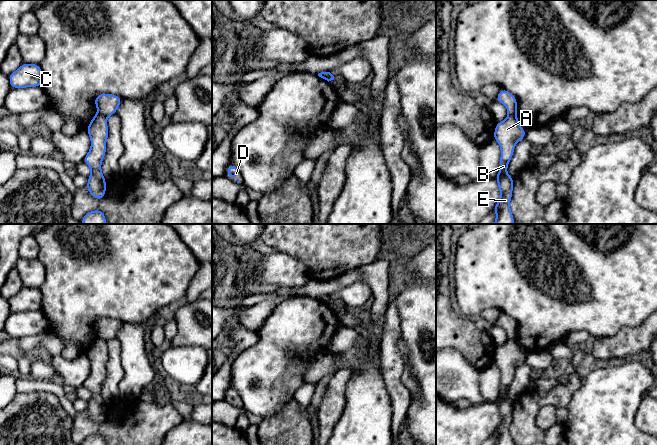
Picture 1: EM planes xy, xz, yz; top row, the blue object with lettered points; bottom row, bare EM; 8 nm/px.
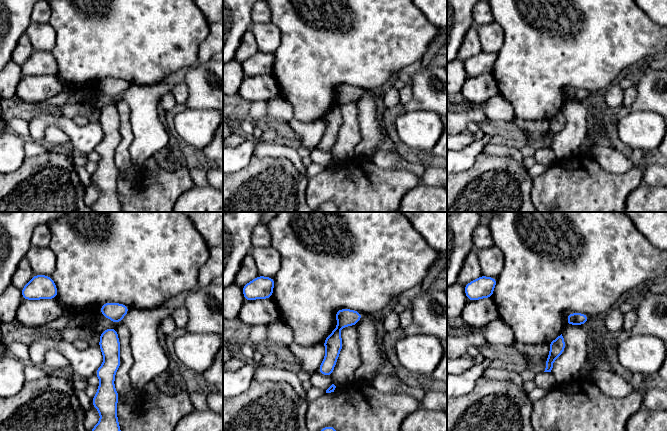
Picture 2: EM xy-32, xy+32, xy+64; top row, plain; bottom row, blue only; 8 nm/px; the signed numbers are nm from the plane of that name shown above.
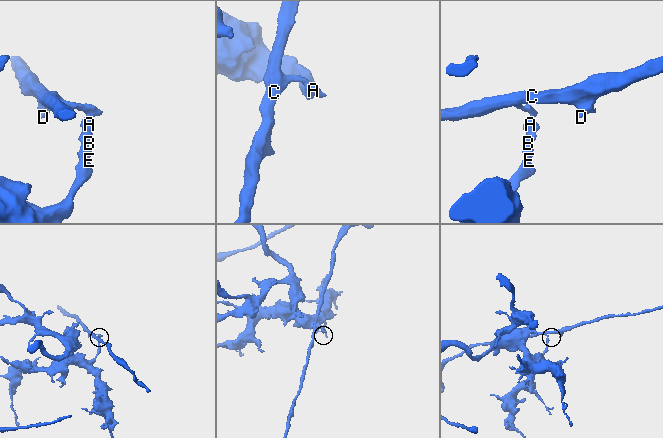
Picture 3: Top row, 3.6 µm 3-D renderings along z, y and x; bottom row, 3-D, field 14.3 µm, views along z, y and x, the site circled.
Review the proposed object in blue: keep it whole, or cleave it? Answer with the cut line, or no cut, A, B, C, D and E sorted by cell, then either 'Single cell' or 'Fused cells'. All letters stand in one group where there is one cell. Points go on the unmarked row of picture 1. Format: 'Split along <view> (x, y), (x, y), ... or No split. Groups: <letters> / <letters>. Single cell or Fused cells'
Split along xy (99, 336), (106, 341). Groups: A B E / C D. Fused cells

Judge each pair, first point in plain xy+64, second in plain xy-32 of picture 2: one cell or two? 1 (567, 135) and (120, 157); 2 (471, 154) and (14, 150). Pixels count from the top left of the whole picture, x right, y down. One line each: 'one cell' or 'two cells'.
1: one cell
2: one cell

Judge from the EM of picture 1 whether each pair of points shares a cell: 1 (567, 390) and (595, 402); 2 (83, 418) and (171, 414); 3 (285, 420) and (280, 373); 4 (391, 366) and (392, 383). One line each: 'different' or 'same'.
1: different
2: same
3: different
4: same

